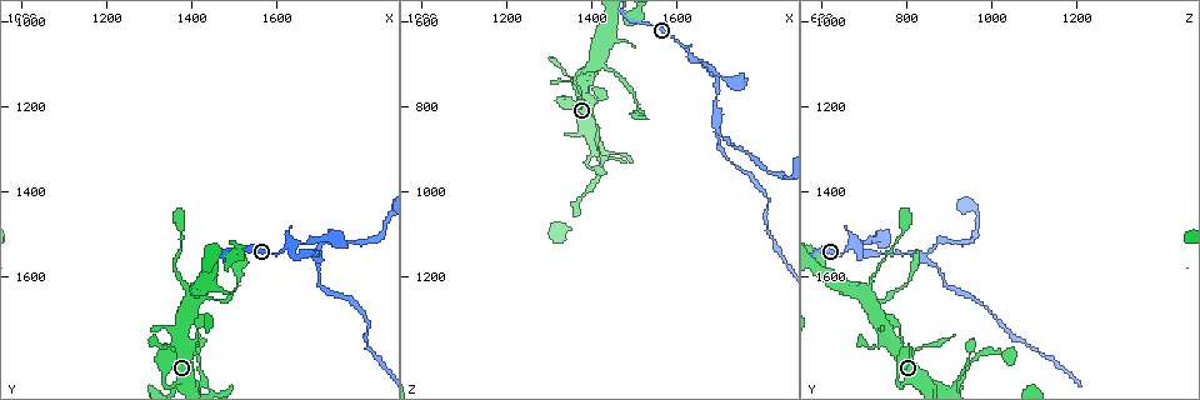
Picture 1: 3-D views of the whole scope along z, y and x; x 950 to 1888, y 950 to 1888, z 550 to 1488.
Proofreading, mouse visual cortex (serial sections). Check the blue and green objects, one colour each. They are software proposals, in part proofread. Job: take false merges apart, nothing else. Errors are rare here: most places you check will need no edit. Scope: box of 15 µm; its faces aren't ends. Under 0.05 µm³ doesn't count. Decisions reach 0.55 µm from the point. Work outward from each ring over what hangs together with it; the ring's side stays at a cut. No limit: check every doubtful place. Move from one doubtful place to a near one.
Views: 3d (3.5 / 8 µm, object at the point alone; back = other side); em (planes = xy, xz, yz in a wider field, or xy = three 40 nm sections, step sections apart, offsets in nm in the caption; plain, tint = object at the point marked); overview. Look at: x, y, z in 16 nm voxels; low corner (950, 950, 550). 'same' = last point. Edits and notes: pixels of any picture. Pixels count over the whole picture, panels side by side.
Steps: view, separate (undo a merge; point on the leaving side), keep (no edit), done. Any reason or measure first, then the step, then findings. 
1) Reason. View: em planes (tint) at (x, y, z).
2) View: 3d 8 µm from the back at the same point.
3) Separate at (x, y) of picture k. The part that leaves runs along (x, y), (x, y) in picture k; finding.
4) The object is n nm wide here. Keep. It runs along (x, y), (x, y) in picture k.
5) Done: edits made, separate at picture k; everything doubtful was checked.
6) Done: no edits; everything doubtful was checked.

View: 3d 3.5 µm at (1395, 1845, 915).

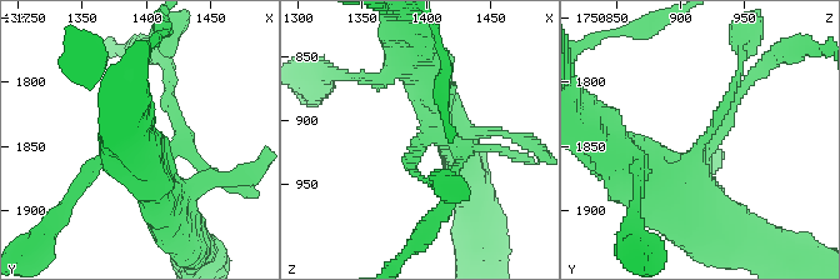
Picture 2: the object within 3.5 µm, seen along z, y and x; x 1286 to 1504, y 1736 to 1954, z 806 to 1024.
4 arms meet here; the arms are 150, 150, 150, 450 nm wide; now the EM. View: em xy step 2 (tint) at (1394, 1846, 918).

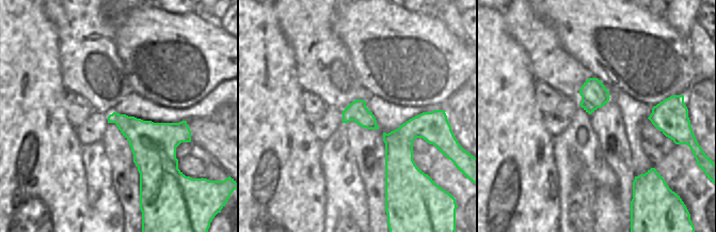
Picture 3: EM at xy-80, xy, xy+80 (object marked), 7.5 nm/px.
Keep. One cell here.

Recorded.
Thin arm on a thick one. View: 3d 3.5 µm at (1395, 1655, 710).

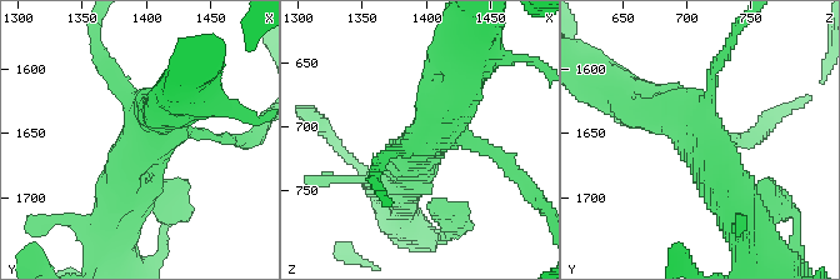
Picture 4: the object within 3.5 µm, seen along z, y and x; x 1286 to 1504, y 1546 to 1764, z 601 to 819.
4 arms meet here; the arms are 150, 200, 500, 500 nm wide; need the tissue. View: em xy step 1 (tint) at (1394, 1652, 714).

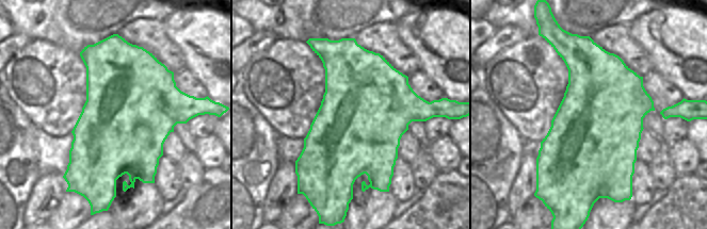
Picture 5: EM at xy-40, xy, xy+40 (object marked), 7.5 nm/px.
View: em xy step 5 (tint) at the same point.

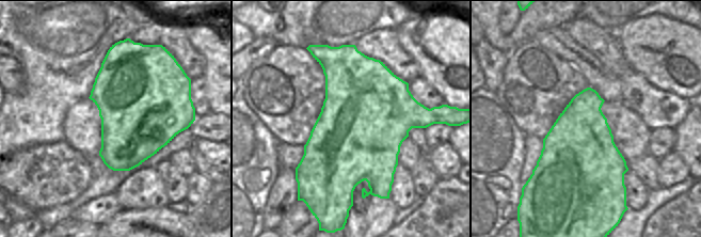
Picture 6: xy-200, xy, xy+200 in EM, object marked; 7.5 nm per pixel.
Keep. It runs along (740, 210), (701, 126), (646, 110) in picture 4; one cell here.

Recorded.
A fork. View: 3d 3.5 µm at (1635, 1525, 690).

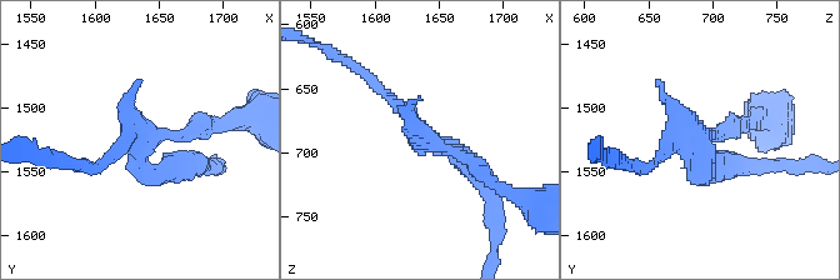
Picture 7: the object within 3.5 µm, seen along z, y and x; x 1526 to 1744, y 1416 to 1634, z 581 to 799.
Shape alone is not enough. View: em xy step 3 (tint) at (1634, 1528, 686).

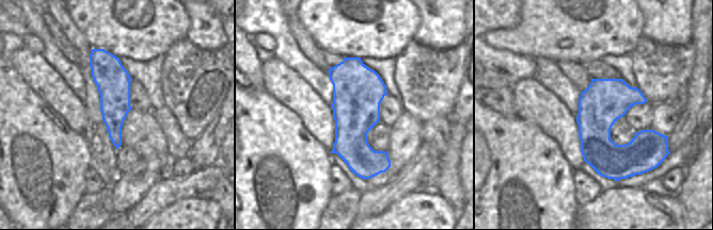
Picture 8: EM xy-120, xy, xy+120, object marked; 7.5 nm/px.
View: em xy step 2 (tint) at the same point.

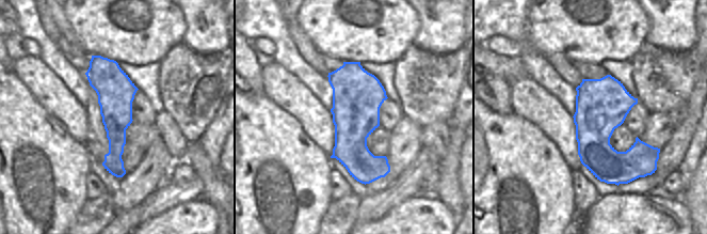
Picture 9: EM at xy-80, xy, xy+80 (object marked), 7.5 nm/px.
Keep. All the same cell.

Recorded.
Branch point. View: 3d 3.5 µm at (1695, 1560, 830).

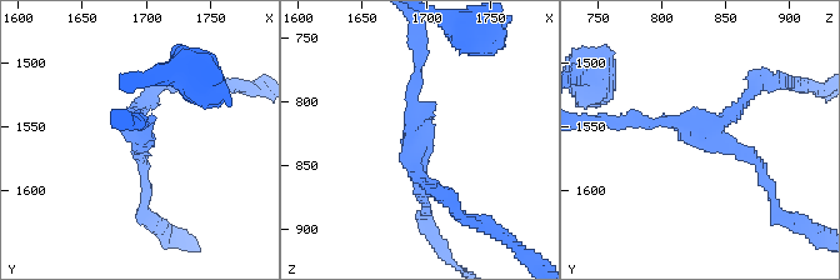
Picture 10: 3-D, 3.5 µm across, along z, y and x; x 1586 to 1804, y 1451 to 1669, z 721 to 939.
3 arms meet here; the arms are 150, 150, 150 nm wide. View: em xy step 3 (tint) at (1694, 1554, 832).

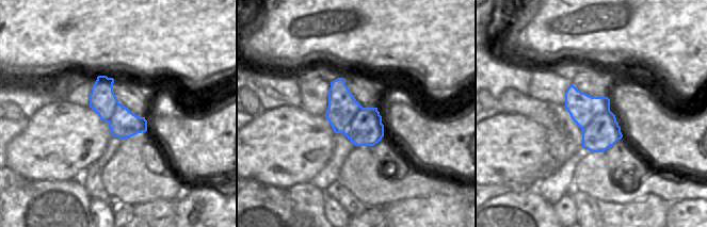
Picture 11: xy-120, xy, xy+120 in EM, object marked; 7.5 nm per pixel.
Separate at (755, 160) of picture 10. The part that leaves runs along (710, 144), (753, 159), (781, 216) in picture 10; two cells meet here.

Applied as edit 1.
Sudden change in width. View: 3d 3.5 µm at (1375, 1595, 725).

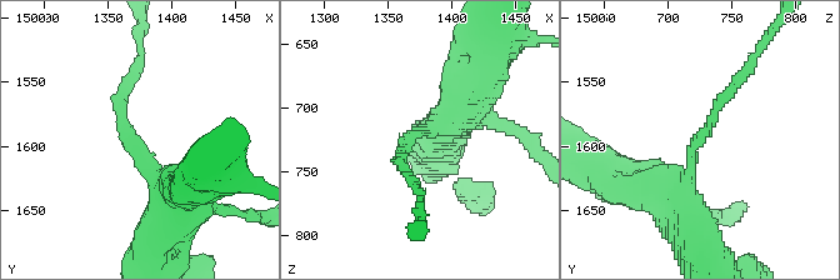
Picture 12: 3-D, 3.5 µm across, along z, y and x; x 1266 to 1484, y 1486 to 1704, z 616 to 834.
The arms are 150, 450 nm wide; need the tissue. View: em xy step 2 (tint) at (1368, 1600, 722).

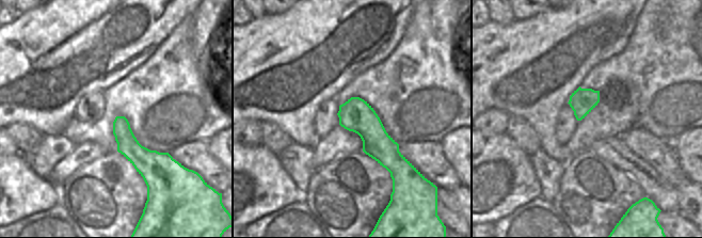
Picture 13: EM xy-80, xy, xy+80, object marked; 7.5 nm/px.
The object is 240 nm wide here. Keep. It runs along (685, 214), (691, 149), (740, 80) in picture 12; all the same cell.

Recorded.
Done: edits made, separate at picture 10; everything doubtful was checked.

